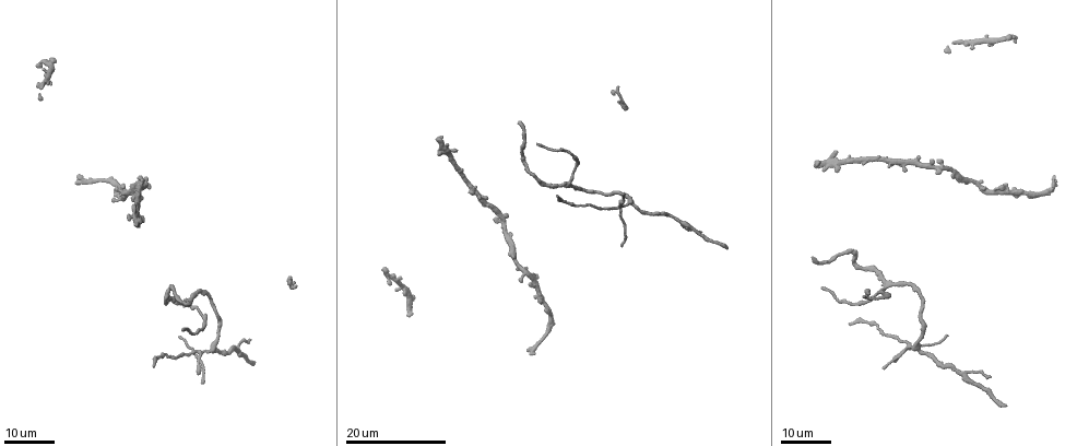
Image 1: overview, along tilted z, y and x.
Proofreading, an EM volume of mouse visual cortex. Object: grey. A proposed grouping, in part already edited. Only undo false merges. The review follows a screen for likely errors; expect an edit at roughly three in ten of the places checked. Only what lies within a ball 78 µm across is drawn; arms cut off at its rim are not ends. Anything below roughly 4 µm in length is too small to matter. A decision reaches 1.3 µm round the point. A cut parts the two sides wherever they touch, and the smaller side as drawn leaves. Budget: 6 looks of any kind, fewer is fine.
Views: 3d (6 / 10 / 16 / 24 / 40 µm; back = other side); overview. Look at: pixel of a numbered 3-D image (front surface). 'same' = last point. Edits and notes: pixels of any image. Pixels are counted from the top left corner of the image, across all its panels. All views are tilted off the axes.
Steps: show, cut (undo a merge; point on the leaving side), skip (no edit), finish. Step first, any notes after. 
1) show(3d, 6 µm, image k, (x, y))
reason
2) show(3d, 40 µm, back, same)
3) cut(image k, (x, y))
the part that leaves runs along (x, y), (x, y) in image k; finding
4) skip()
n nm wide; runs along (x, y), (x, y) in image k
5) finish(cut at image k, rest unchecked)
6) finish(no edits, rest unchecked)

show(3d, 16 µm, image 1, (502, 219))

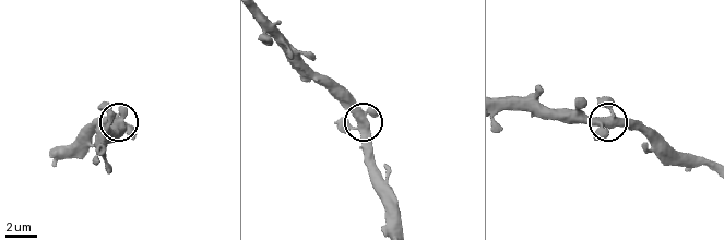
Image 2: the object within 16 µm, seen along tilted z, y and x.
show(3d, 10 µm, image 2, (358, 125))

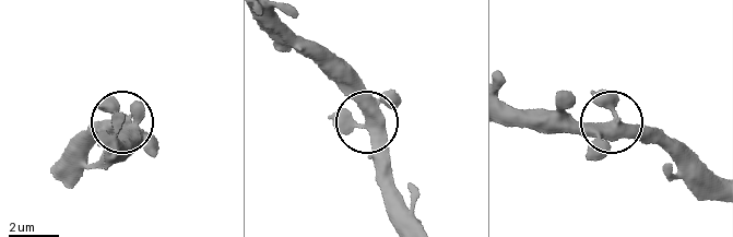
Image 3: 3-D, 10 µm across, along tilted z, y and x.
show(3d, 10 µm, back, image 3, (366, 124))
other side

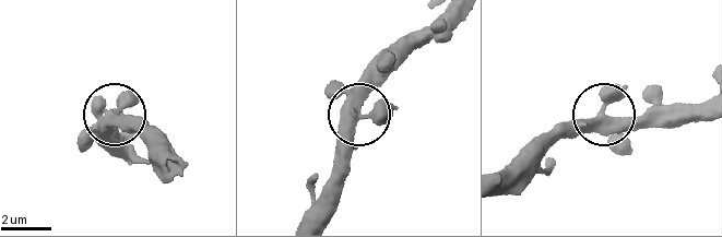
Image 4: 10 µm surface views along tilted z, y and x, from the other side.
skip()
4 arms; one neuron here

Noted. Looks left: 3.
show(3d, 16 µm, image 1, (569, 181))

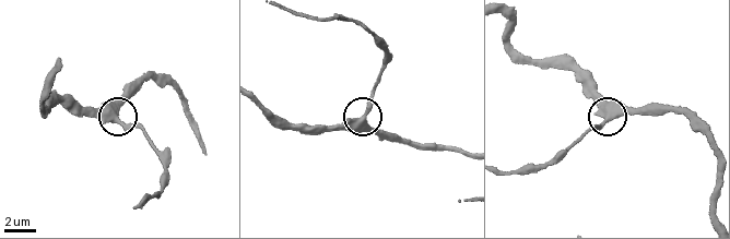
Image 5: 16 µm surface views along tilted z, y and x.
show(3d, 10 µm, image 5, (607, 119))

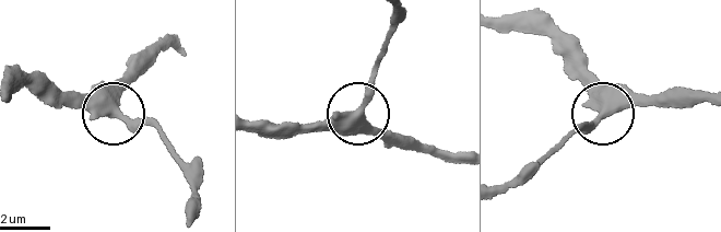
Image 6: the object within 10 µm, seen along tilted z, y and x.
skip()
one neuron here

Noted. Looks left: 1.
finish(no edits, rest unchecked)

